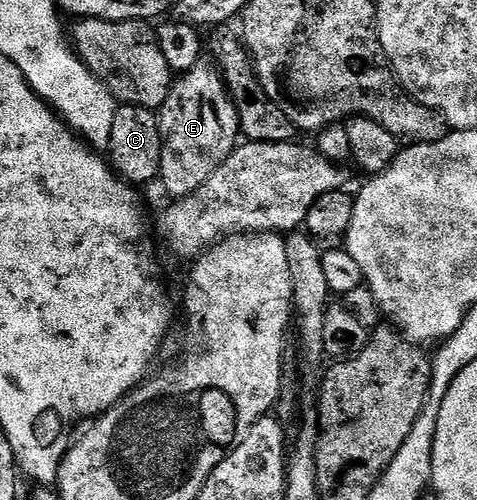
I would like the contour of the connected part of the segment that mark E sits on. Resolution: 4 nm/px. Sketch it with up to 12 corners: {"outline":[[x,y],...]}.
{"outline":[[195,65],[158,110],[158,181],[198,191],[241,136],[220,70]]}

